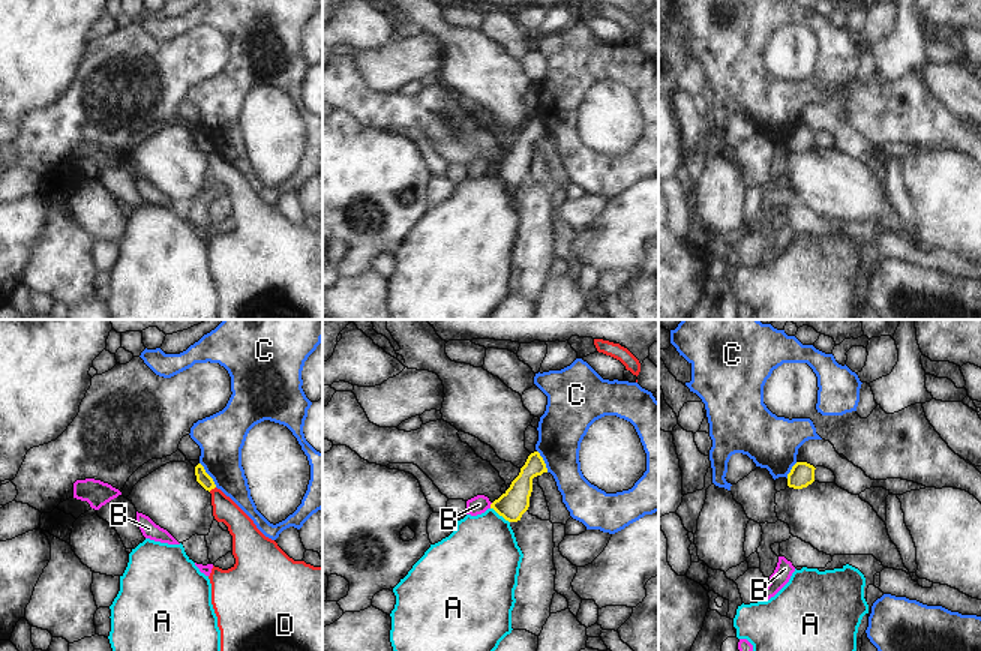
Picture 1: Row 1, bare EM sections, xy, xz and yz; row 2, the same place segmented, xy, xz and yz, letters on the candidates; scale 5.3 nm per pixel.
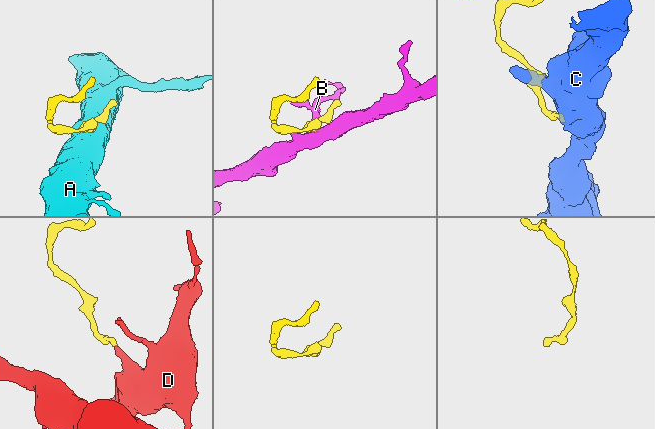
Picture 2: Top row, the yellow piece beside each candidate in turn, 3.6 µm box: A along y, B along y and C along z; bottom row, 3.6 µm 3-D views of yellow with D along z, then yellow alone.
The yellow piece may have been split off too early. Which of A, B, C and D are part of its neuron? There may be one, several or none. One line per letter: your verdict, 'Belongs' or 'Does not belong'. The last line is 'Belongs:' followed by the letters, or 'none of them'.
A: Does not belong
B: Does not belong
C: Does not belong
D: Does not belong
Belongs: none of them

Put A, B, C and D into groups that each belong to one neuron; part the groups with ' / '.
A / B / C / D

